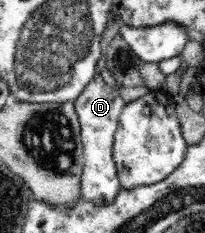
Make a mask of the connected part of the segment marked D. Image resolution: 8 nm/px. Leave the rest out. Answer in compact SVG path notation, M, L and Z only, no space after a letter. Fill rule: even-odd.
M99 72L74 101L80 120L81 137L84 147L84 162L79 177L79 195L95 206L111 205L122 190L115 160L111 153L114 133L117 131L126 102L115 87L110 87Z

